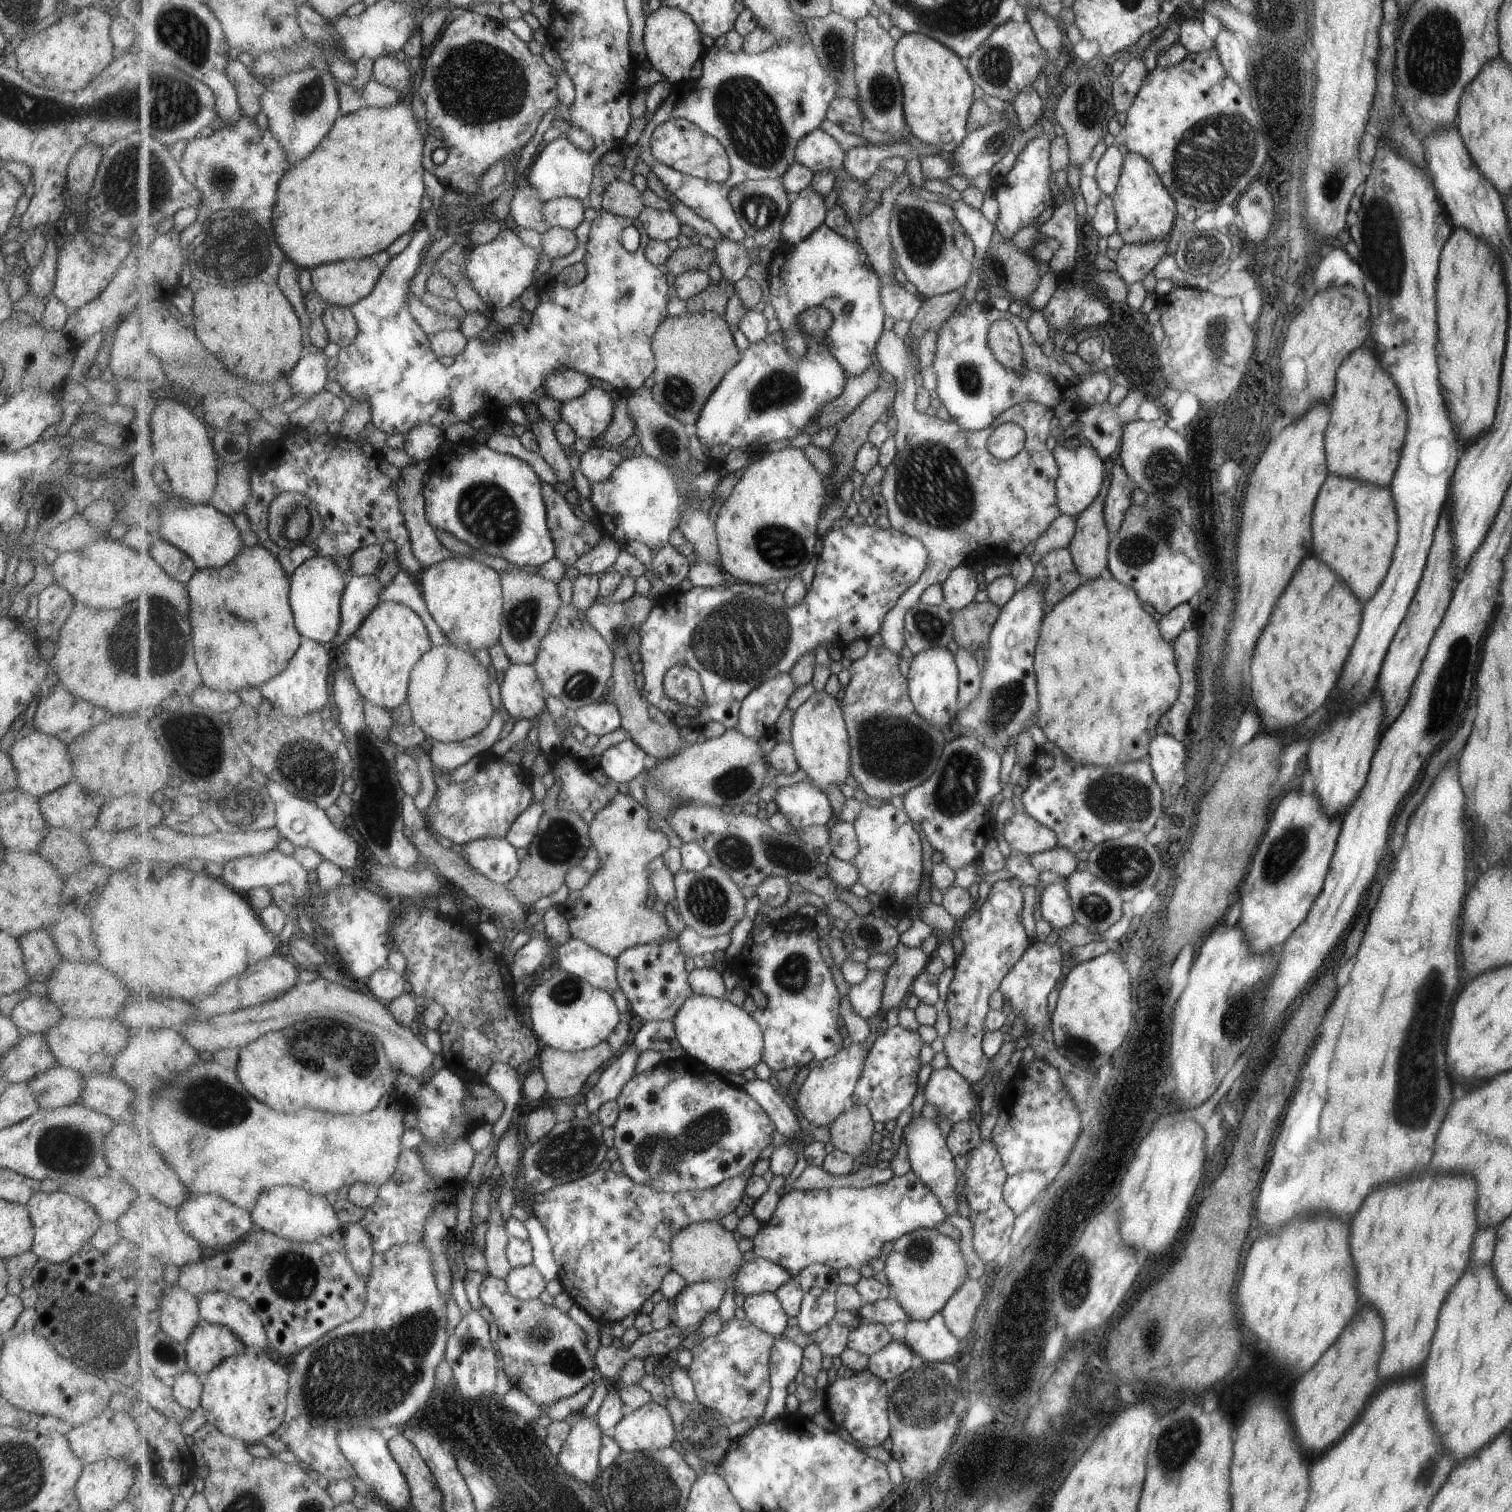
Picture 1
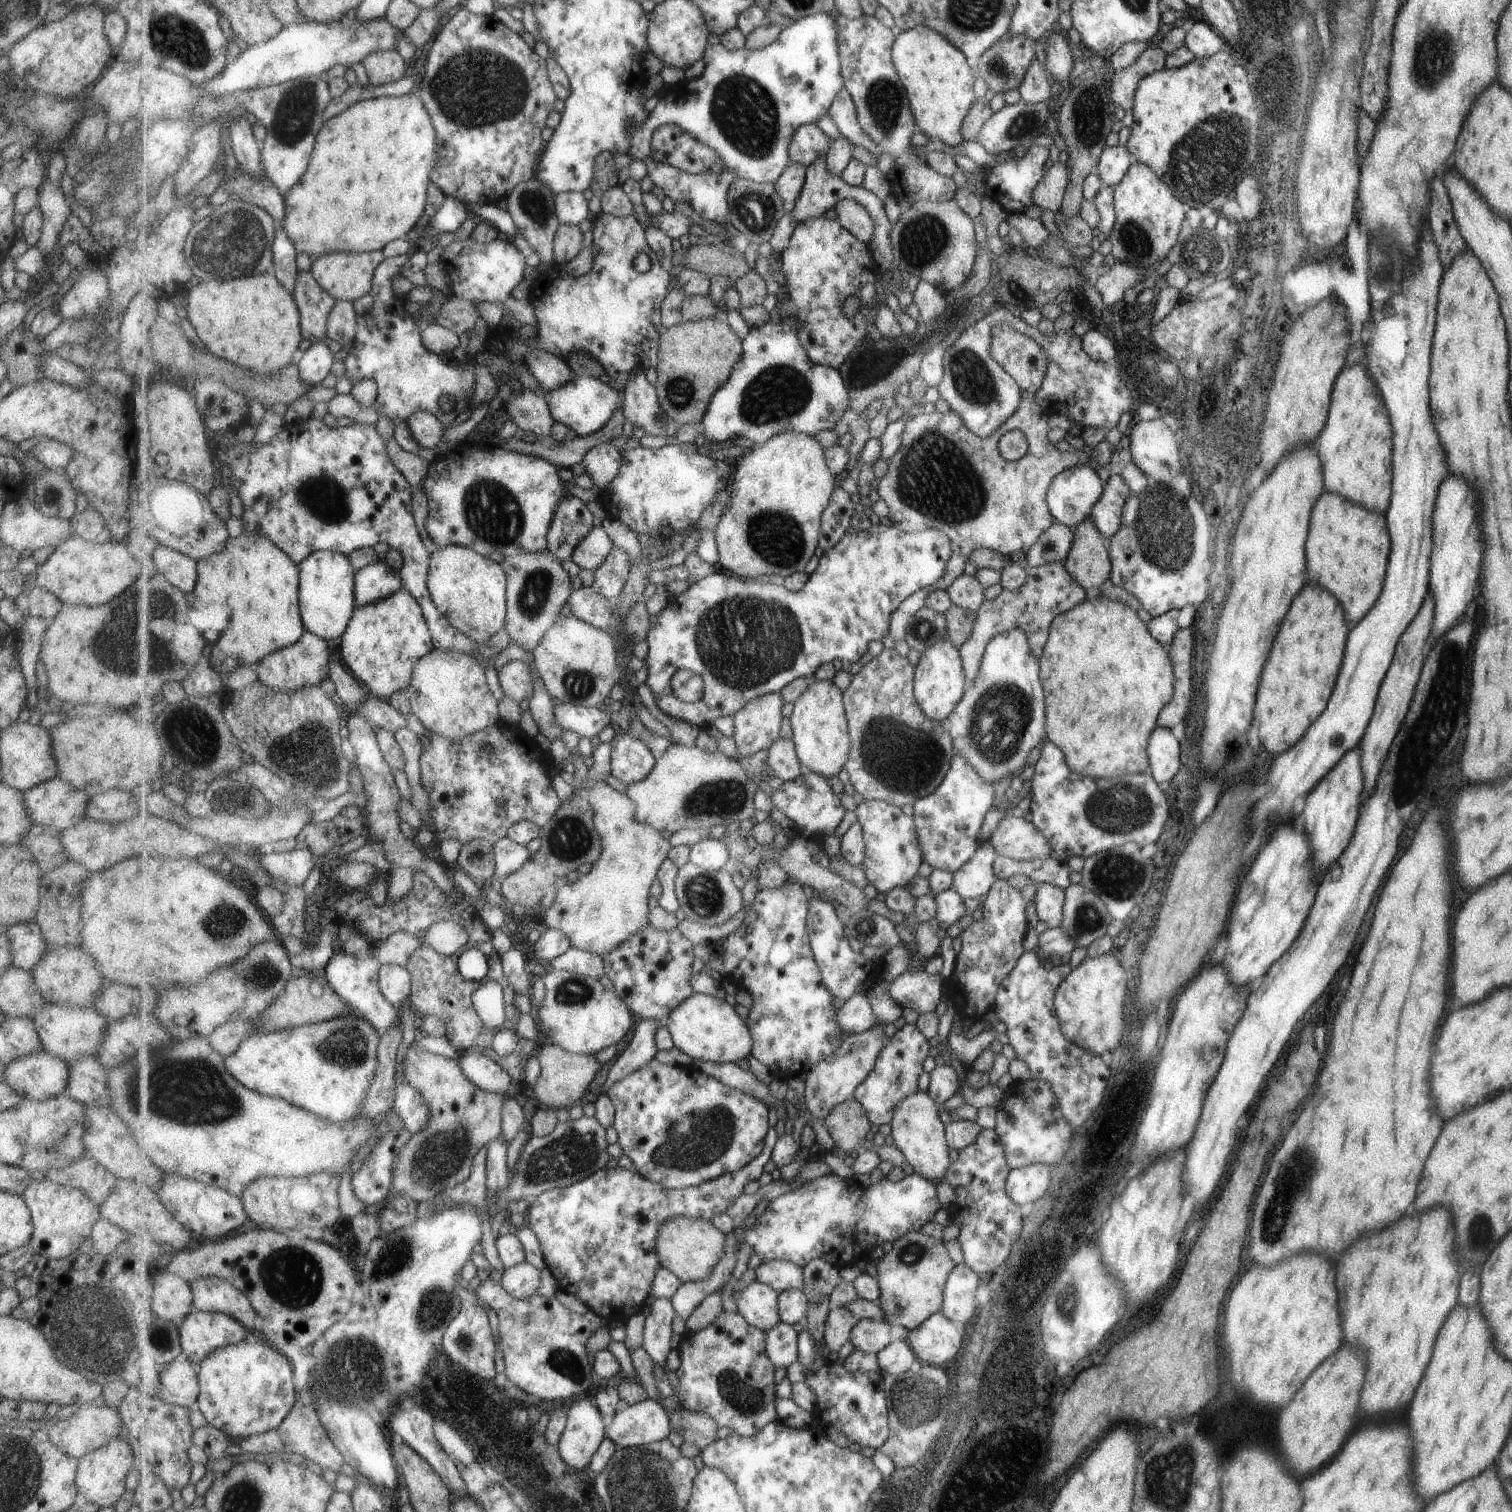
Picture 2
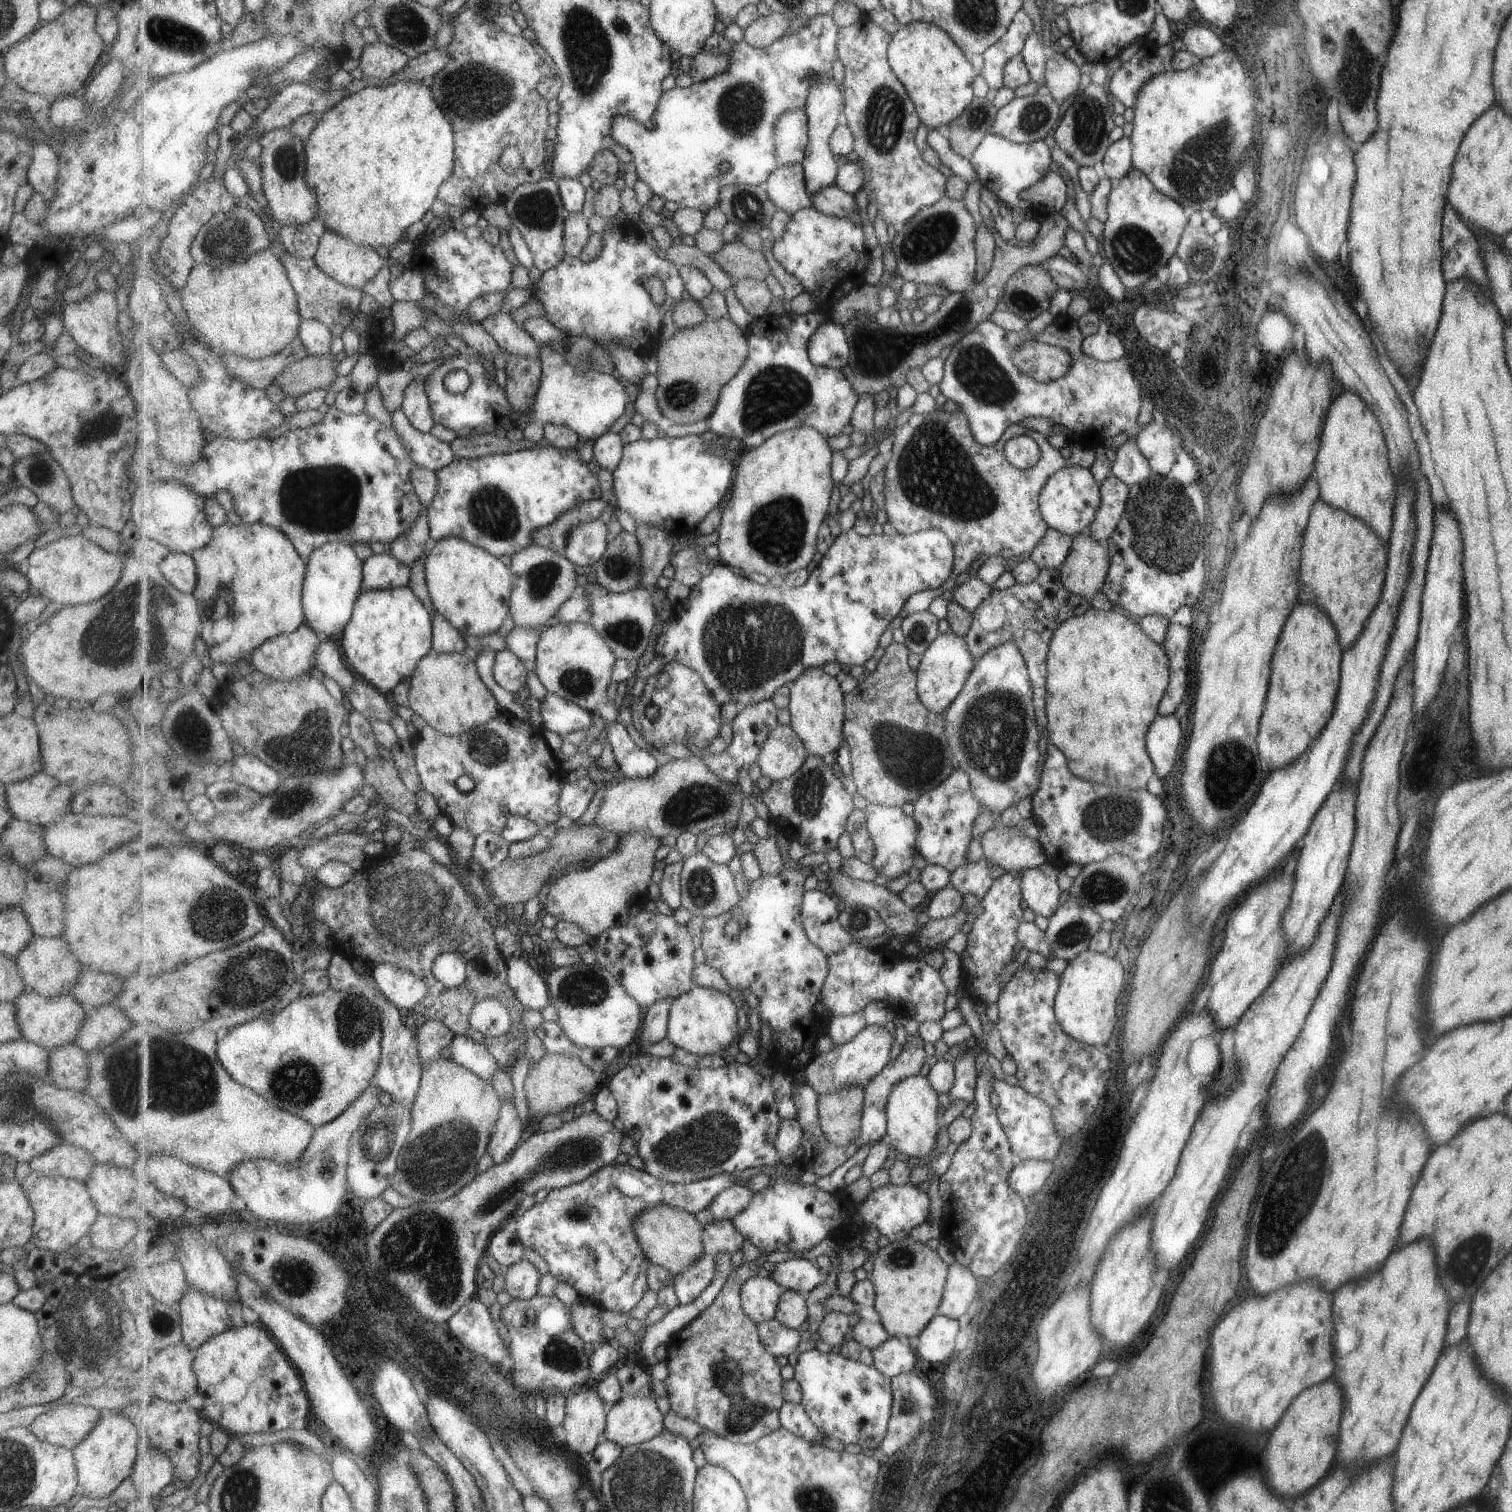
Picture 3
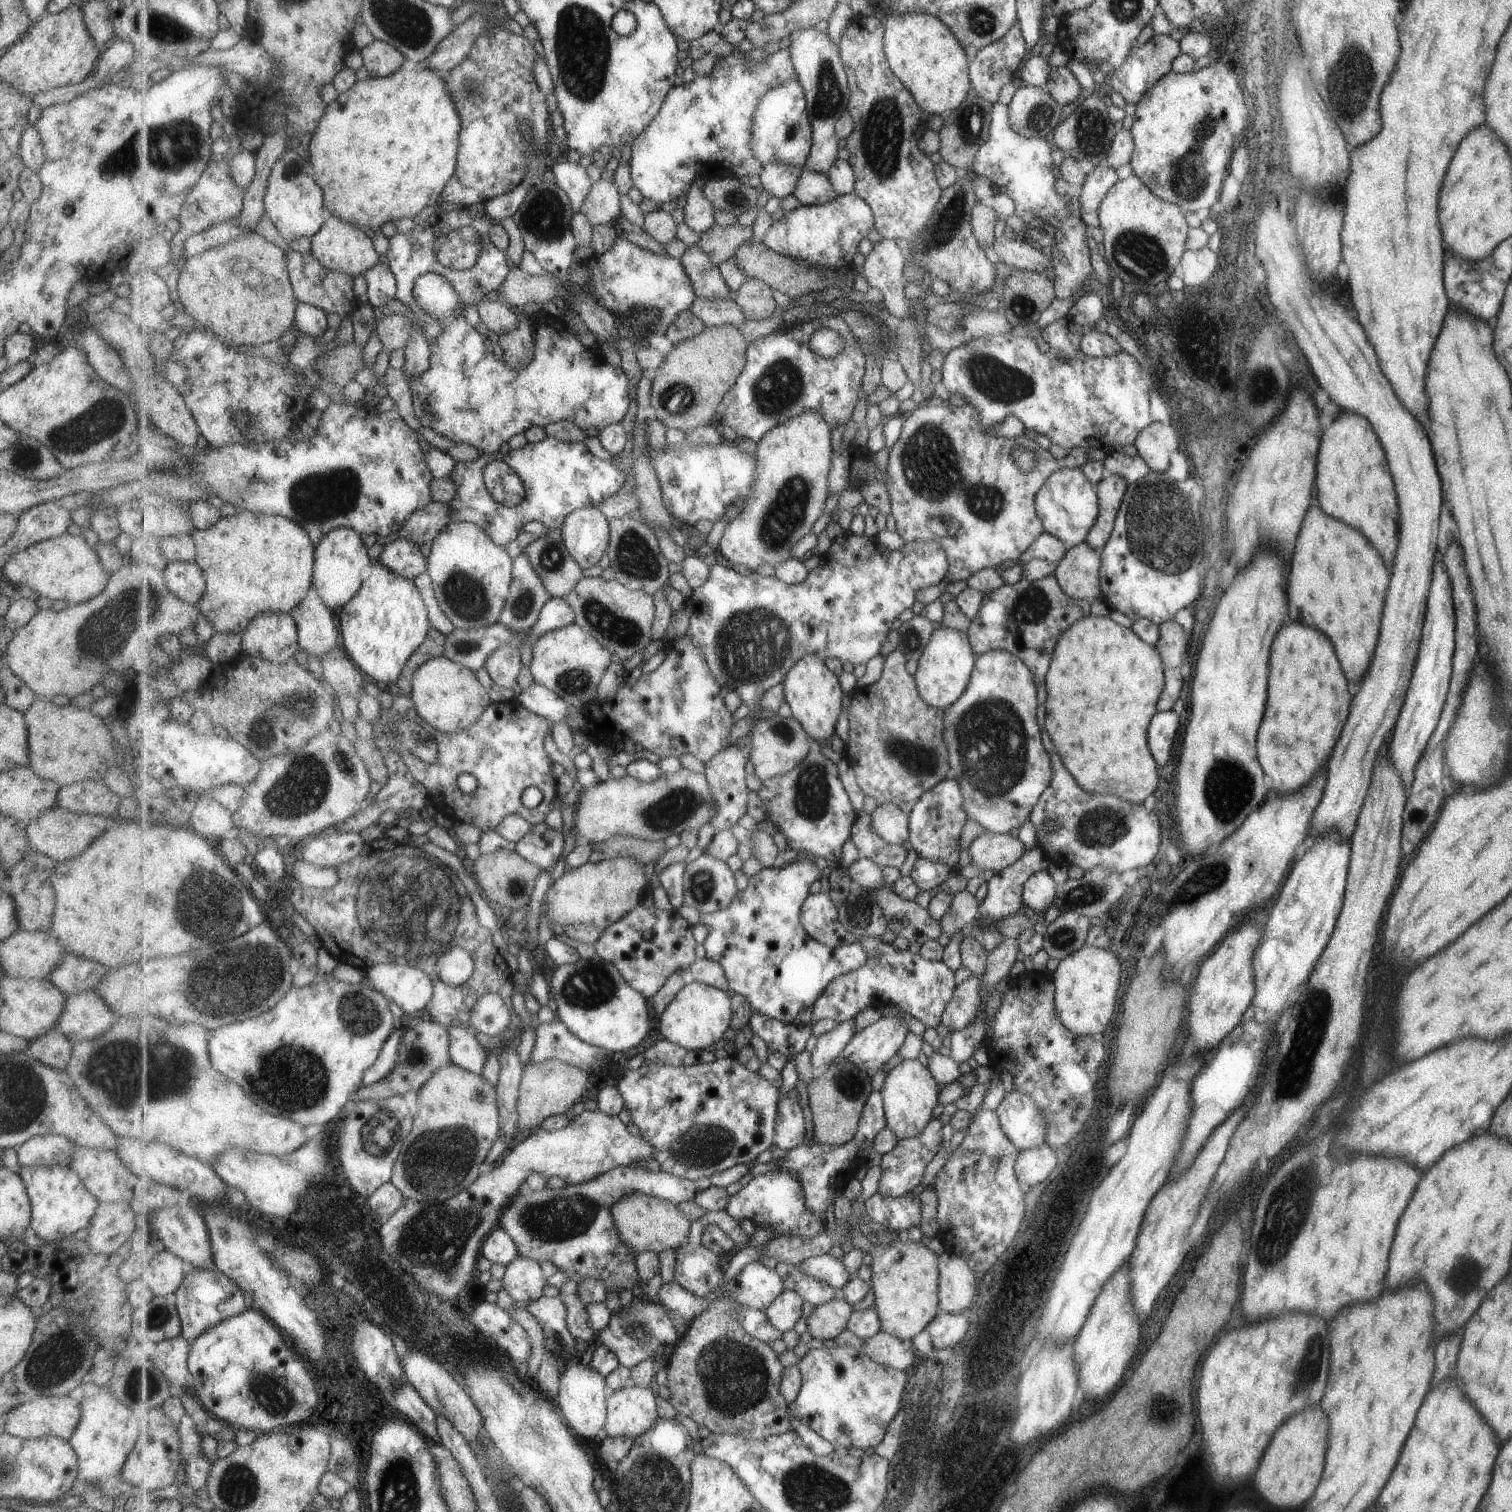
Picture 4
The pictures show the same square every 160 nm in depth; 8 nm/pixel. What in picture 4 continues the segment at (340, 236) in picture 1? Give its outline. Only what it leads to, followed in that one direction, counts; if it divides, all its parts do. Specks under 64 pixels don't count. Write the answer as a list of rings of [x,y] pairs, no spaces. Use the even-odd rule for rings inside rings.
[[[429,67],[418,71],[399,69],[396,73],[386,77],[371,76],[368,80],[357,81],[351,90],[339,94],[333,102],[327,105],[326,113],[322,116],[318,130],[310,142],[310,171],[319,186],[324,190],[326,206],[333,216],[342,218],[351,224],[359,225],[369,232],[376,231],[383,224],[393,223],[399,218],[414,219],[427,206],[437,207],[442,200],[442,194],[447,183],[453,178],[458,167],[461,131],[462,120],[456,104],[451,100],[448,88],[445,88],[445,82],[433,72],[433,69]]]

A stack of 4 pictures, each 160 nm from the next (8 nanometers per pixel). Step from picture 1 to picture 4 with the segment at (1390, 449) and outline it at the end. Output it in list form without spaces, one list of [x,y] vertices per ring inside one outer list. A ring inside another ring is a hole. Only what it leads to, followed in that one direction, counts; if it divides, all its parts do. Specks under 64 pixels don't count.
[[[1341,412],[1323,430],[1322,442],[1319,444],[1318,476],[1315,479],[1319,506],[1327,516],[1337,518],[1351,528],[1359,528],[1359,532],[1379,548],[1379,554],[1387,560],[1387,568],[1391,568],[1398,546],[1396,490],[1391,486],[1387,488],[1387,480],[1391,480],[1390,468],[1378,437],[1363,416]]]

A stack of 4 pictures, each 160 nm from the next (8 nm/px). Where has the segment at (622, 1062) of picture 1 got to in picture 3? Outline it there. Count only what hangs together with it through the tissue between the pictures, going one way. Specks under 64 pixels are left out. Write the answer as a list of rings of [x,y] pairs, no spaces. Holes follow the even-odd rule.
[[[667,996],[663,1000],[657,1000],[655,1004],[646,1009],[645,1022],[643,1025],[641,1052],[645,1054],[647,1047],[651,1044],[661,1042],[667,1037],[669,1016],[675,998]]]

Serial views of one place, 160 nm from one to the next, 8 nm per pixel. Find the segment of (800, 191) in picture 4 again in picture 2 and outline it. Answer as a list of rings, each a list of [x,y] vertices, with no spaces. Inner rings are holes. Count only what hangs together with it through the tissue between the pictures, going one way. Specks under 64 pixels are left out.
[[[855,199],[840,200],[835,206],[838,221],[850,230],[859,240],[869,244],[871,242],[875,225],[871,213]]]

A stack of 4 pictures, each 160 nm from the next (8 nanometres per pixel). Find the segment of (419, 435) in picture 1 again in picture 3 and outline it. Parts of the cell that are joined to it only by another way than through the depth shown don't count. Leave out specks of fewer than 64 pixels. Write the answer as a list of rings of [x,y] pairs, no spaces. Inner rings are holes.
[[[418,377],[411,380],[406,387],[401,406],[409,421],[413,424],[413,428],[423,433],[431,432],[433,426],[437,424],[433,420],[431,402],[427,398],[426,387],[426,378]]]

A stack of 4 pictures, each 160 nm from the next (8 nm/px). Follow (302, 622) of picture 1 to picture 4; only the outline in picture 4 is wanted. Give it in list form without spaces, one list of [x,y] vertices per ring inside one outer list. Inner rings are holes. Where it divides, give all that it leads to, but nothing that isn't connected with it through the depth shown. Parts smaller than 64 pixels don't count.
[[[337,527],[329,531],[316,545],[314,585],[325,606],[336,617],[361,590],[368,570],[375,562],[374,559],[369,558],[367,548],[359,531],[347,527]]]

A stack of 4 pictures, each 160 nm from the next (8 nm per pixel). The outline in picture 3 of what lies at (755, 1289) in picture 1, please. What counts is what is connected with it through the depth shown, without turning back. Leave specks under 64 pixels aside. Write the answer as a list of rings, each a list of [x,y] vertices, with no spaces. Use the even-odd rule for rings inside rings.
[[[802,1257],[787,1259],[782,1263],[776,1264],[776,1269],[771,1276],[788,1290],[794,1290],[807,1296],[815,1286],[825,1282],[827,1272],[820,1267],[816,1260],[806,1260]]]

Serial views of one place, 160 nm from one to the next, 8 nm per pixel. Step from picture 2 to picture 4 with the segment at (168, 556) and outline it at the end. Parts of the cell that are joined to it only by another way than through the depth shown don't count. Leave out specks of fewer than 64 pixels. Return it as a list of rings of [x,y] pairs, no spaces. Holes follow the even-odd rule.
[[[173,561],[164,563],[164,578],[168,587],[189,604],[197,604],[206,594],[206,574],[196,562]]]

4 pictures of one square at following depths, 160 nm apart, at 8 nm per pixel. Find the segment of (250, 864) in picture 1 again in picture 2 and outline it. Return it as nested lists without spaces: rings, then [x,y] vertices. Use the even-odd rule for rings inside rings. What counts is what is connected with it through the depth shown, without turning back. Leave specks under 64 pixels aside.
[[[308,848],[294,849],[284,853],[267,851],[258,858],[261,867],[273,877],[278,877],[285,884],[302,885],[309,878],[315,866],[321,860]]]

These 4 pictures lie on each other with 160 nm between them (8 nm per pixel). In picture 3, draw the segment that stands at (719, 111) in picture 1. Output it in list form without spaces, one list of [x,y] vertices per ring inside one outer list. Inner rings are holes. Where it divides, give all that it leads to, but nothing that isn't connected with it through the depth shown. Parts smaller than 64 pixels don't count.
[[[828,13],[811,17],[807,27],[783,36],[769,47],[753,47],[746,41],[735,44],[725,35],[712,35],[704,50],[729,54],[729,66],[723,72],[687,88],[667,90],[649,124],[641,124],[627,116],[615,120],[613,137],[631,150],[638,179],[665,201],[678,203],[682,208],[699,208],[705,213],[718,206],[719,192],[728,185],[763,186],[771,172],[780,168],[774,151],[775,120],[789,108],[805,107],[813,84],[812,76],[833,71],[839,30],[833,13]]]

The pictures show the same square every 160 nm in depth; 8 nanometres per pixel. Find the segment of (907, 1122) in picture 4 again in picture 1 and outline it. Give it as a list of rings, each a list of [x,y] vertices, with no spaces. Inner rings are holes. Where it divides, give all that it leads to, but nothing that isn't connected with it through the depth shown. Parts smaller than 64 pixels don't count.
[[[919,1116],[910,1121],[903,1130],[903,1138],[909,1148],[909,1162],[911,1168],[922,1177],[922,1181],[939,1197],[942,1202],[945,1215],[955,1215],[957,1212],[957,1198],[961,1192],[953,1192],[957,1186],[957,1176],[955,1176],[955,1166],[953,1158],[947,1152],[941,1128],[936,1120],[927,1120]]]

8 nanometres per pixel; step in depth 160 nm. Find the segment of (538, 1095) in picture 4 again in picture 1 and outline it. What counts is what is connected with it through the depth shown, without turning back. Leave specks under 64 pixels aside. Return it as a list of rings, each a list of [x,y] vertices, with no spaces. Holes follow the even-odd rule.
[[[608,1040],[603,1041],[593,1048],[577,1051],[576,1053],[545,1046],[540,1052],[540,1069],[548,1084],[548,1095],[557,1098],[557,1100],[565,1100],[565,1098],[577,1096],[581,1092],[581,1086],[585,1086],[587,1078],[595,1070],[599,1070],[603,1064],[612,1062],[616,1058],[615,1056],[618,1056],[618,1054]]]

